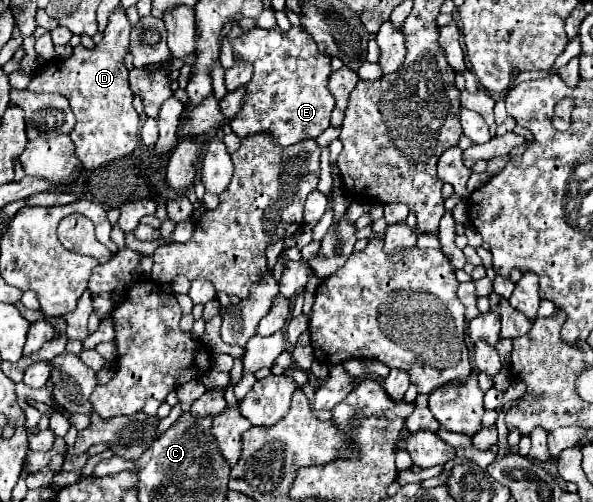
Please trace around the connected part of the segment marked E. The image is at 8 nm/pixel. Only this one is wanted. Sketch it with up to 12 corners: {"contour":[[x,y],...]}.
{"contour":[[232,24],[254,66],[240,138],[280,146],[330,126],[330,56],[304,28]]}

